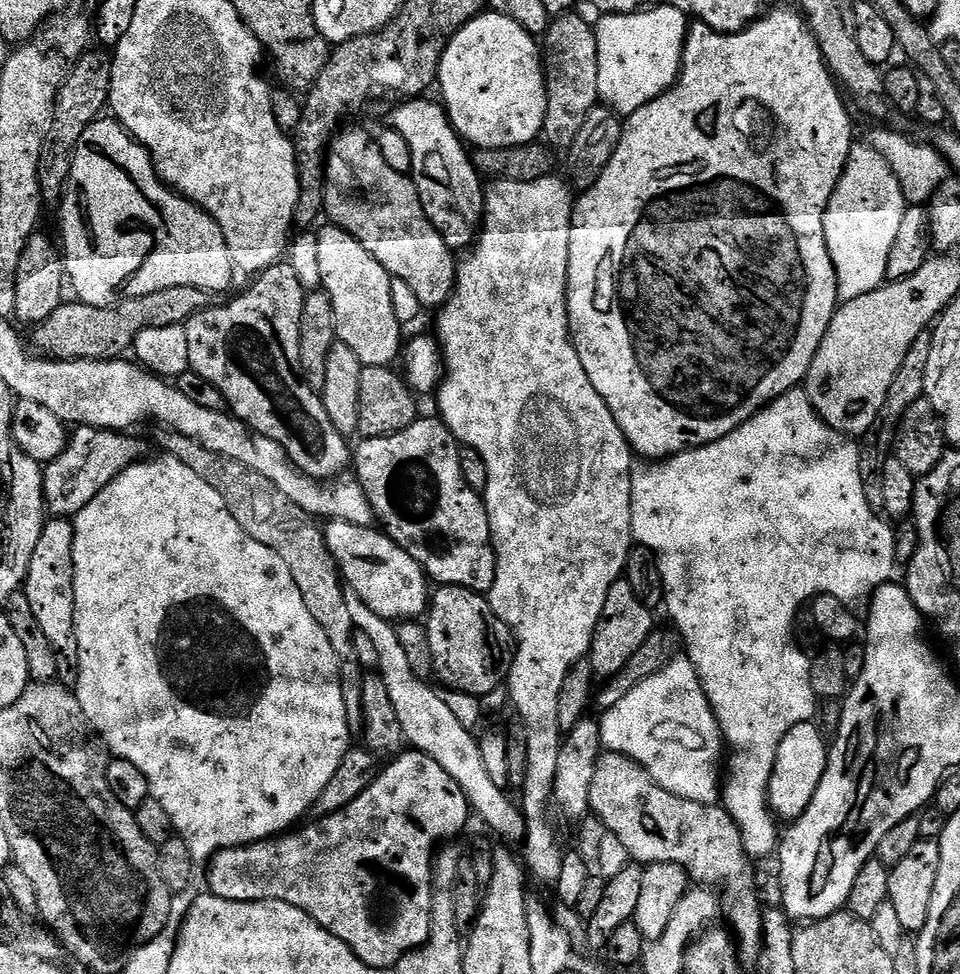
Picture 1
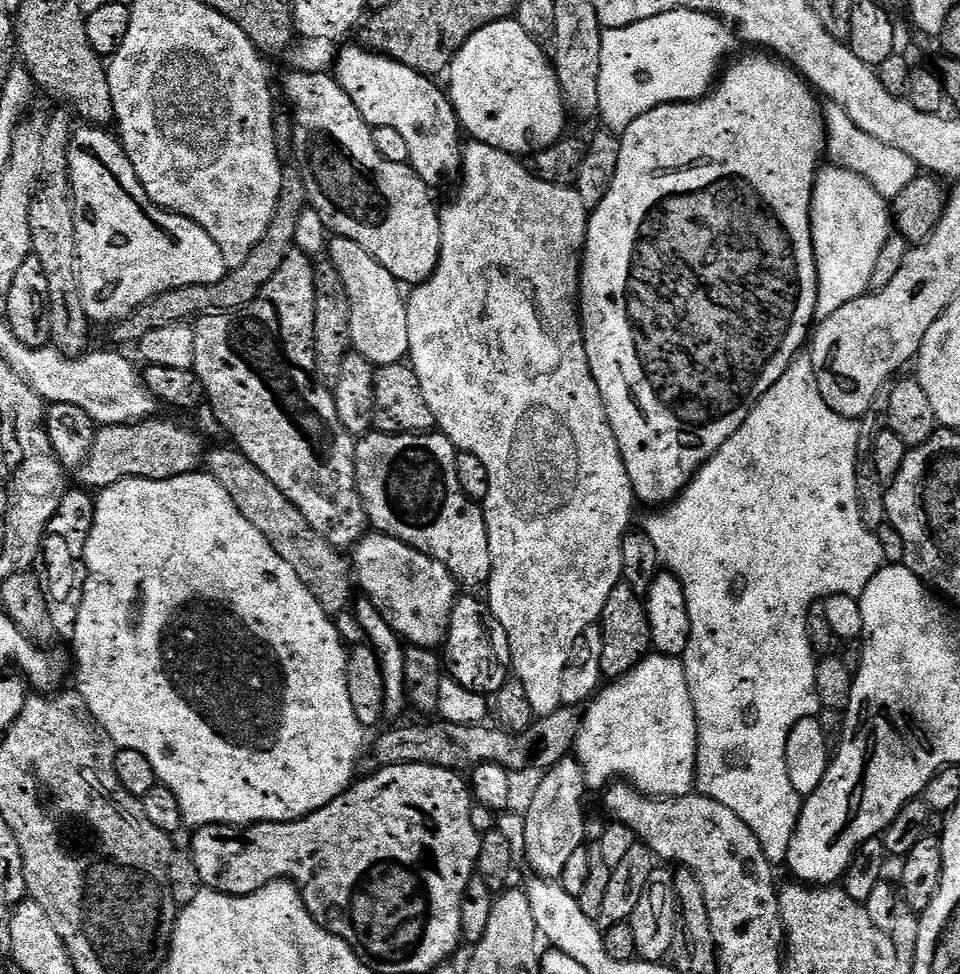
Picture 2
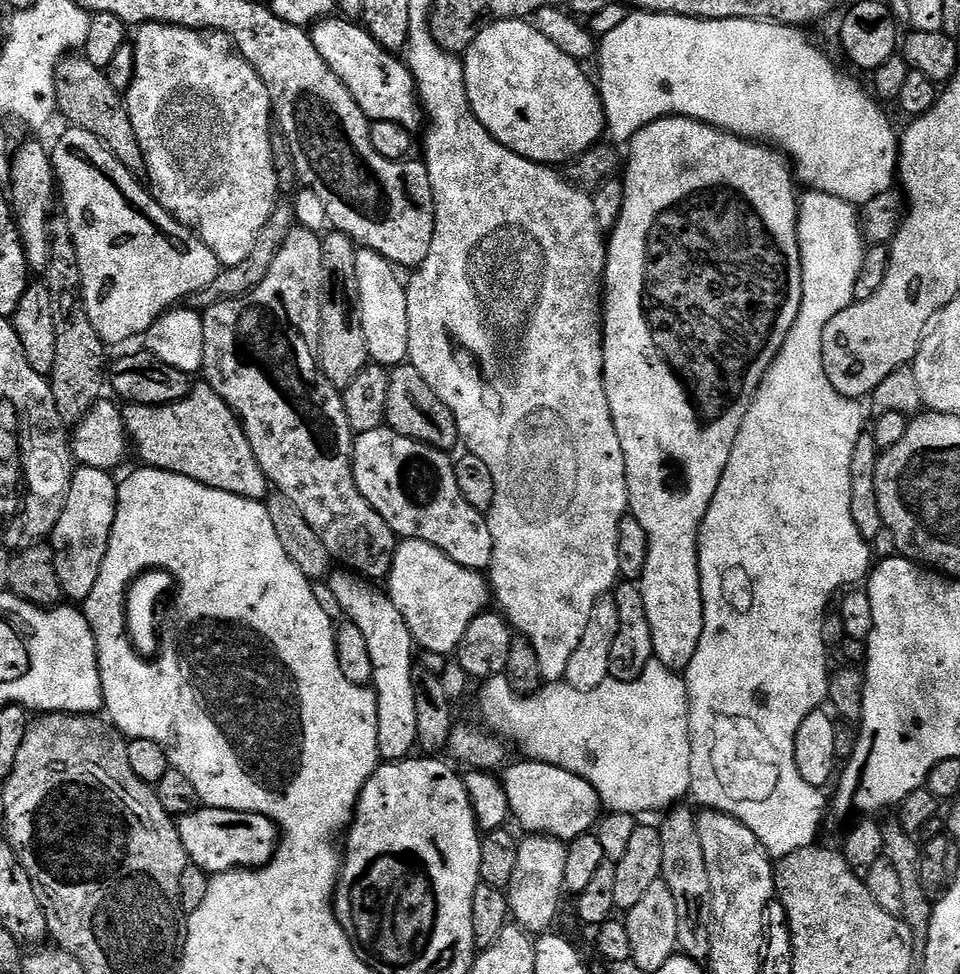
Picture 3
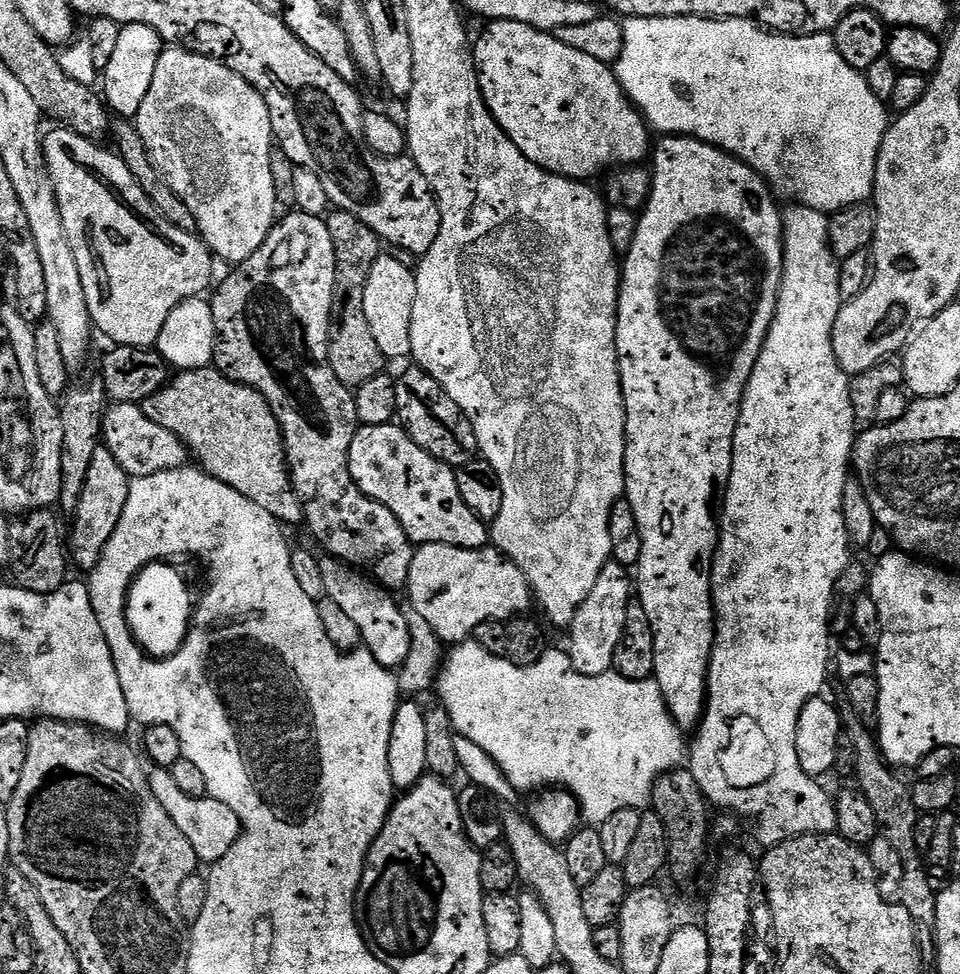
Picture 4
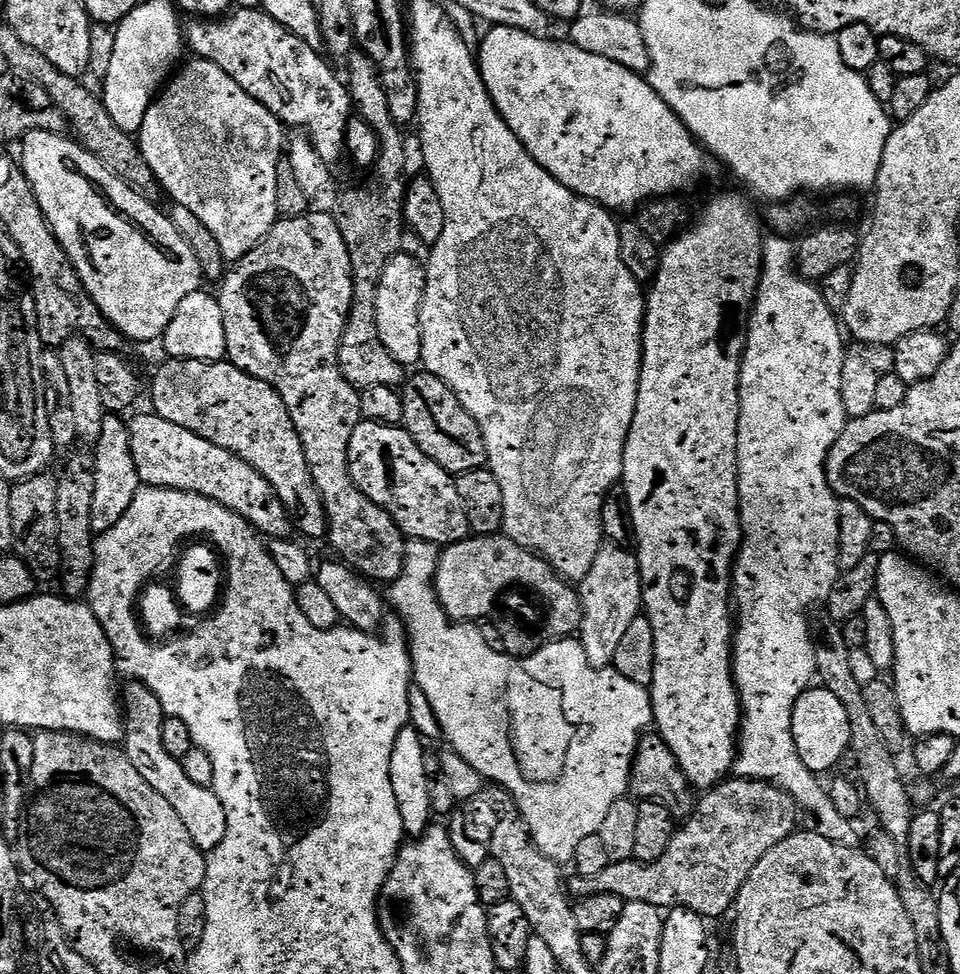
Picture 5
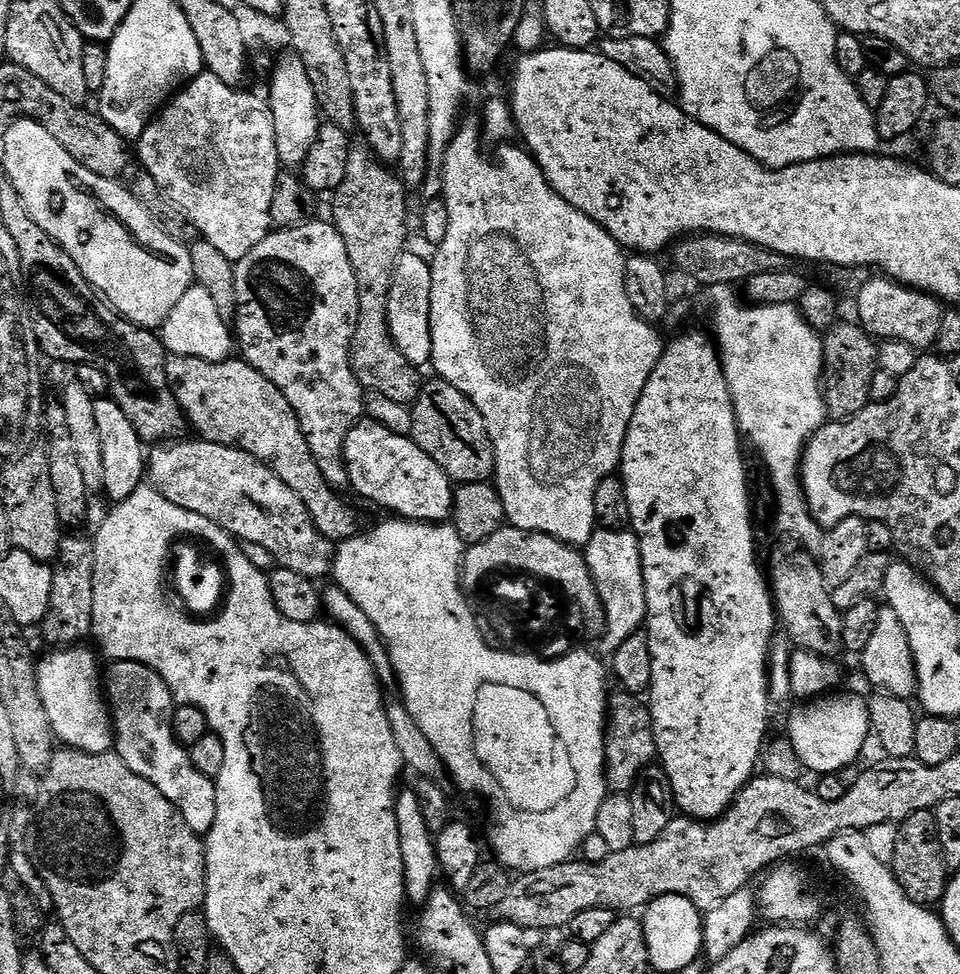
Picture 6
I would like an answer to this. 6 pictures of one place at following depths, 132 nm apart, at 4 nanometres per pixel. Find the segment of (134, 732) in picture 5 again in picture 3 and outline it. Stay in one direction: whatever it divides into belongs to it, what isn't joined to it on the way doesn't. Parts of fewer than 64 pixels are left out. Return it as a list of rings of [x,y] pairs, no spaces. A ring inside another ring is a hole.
[[[197,807],[195,812],[188,812],[179,817],[178,827],[182,846],[186,850],[189,861],[195,867],[209,874],[221,872],[234,872],[237,870],[251,870],[261,868],[270,863],[272,855],[276,853],[278,843],[278,829],[270,818],[266,818],[257,812],[239,812],[238,810],[222,810],[221,808]]]

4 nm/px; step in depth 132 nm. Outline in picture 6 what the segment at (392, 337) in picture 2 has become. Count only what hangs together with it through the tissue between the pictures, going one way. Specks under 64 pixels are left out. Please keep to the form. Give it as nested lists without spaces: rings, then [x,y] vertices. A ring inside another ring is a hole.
[[[405,250],[398,258],[388,291],[388,333],[398,350],[413,368],[420,370],[432,362],[430,338],[430,290],[432,289],[432,265],[427,259]]]

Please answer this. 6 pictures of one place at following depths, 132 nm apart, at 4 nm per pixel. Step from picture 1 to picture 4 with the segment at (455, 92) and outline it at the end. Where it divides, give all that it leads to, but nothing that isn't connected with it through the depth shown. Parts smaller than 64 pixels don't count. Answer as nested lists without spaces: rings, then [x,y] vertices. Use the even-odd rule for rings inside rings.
[[[497,20],[485,28],[488,29],[481,34],[480,41],[477,39],[474,44],[480,92],[498,126],[502,126],[530,162],[556,176],[584,182],[599,172],[636,166],[649,159],[649,125],[624,93],[624,87],[609,65],[590,58],[590,54],[582,54],[582,50],[574,50],[574,46],[566,46],[566,42],[551,32],[539,32],[522,22]]]

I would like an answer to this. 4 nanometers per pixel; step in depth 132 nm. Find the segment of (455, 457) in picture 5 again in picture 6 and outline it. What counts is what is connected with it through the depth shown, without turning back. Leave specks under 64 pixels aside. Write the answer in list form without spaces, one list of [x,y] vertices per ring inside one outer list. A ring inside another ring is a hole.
[[[439,378],[433,381],[421,387],[420,397],[411,405],[412,439],[457,485],[491,481],[496,471],[496,455],[482,414],[457,388]]]

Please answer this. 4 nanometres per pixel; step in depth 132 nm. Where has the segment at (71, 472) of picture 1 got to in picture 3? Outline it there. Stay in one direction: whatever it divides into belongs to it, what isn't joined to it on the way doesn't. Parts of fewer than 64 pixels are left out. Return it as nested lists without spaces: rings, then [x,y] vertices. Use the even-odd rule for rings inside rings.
[[[197,383],[186,398],[173,404],[125,403],[122,415],[131,447],[147,467],[182,474],[202,482],[202,486],[226,490],[247,500],[263,501],[270,492],[266,474],[258,466],[254,450],[250,450],[240,419],[210,385]]]

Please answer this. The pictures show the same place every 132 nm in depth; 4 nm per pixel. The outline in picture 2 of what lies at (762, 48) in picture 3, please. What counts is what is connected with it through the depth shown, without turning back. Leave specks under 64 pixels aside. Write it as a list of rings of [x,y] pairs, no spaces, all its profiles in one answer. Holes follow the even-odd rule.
[[[694,10],[658,14],[625,28],[605,27],[598,36],[601,125],[613,134],[622,134],[634,118],[642,118],[642,114],[658,106],[701,100],[709,95],[722,65],[729,59],[732,36],[734,40],[733,29],[725,21]],[[829,103],[823,109],[823,113],[826,156],[827,159],[832,159],[829,161],[835,167],[845,168],[858,174],[870,186],[874,186],[874,190],[878,190],[882,199],[889,202],[898,198],[898,194],[902,194],[902,190],[906,190],[906,186],[914,182],[918,169],[914,158],[910,158],[910,154],[902,154],[902,150],[894,150],[894,146],[885,146],[882,142],[878,142],[878,138],[870,138],[870,134],[862,134],[862,130],[858,130],[858,126],[850,122],[846,110],[842,110],[836,104]]]

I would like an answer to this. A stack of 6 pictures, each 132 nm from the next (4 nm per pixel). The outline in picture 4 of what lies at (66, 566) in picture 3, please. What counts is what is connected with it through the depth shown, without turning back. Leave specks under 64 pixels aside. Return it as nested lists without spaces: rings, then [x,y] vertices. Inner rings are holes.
[[[106,446],[94,450],[94,458],[90,461],[90,470],[86,474],[86,486],[74,513],[76,521],[72,524],[72,532],[70,528],[70,560],[84,574],[91,574],[96,569],[114,530],[118,530],[118,522],[126,506],[129,483],[130,478],[118,464],[118,458],[114,458]]]

